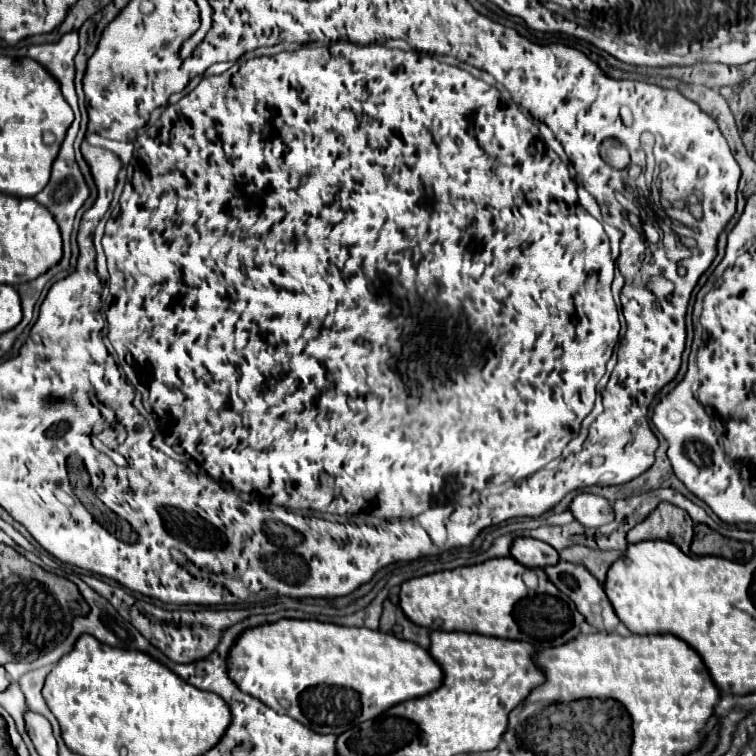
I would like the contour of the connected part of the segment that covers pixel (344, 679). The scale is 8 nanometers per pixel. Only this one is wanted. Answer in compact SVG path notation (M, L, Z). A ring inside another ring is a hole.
M280 619L244 631L234 643L228 655L230 677L244 691L264 701L276 713L288 715L316 733L340 735L368 719L382 715L386 709L402 703L420 699L442 685L442 667L432 655L412 641L396 639L394 635L372 631L366 627L342 627L320 621Z

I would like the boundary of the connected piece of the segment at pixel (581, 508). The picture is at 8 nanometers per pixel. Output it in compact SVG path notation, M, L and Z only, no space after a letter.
M592 493L576 495L568 509L574 515L574 521L578 521L584 527L600 527L614 519L612 503L600 495L592 495Z

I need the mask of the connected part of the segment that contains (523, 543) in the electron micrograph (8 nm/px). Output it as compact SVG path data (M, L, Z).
M520 537L514 541L512 557L516 557L518 563L524 563L526 567L548 567L560 561L560 555L556 557L556 549L552 545L530 537Z

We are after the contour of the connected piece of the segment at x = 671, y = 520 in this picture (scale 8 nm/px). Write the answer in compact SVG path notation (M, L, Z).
M660 503L642 523L628 531L628 543L640 543L646 539L672 541L684 553L690 553L692 519L684 509L672 503Z

